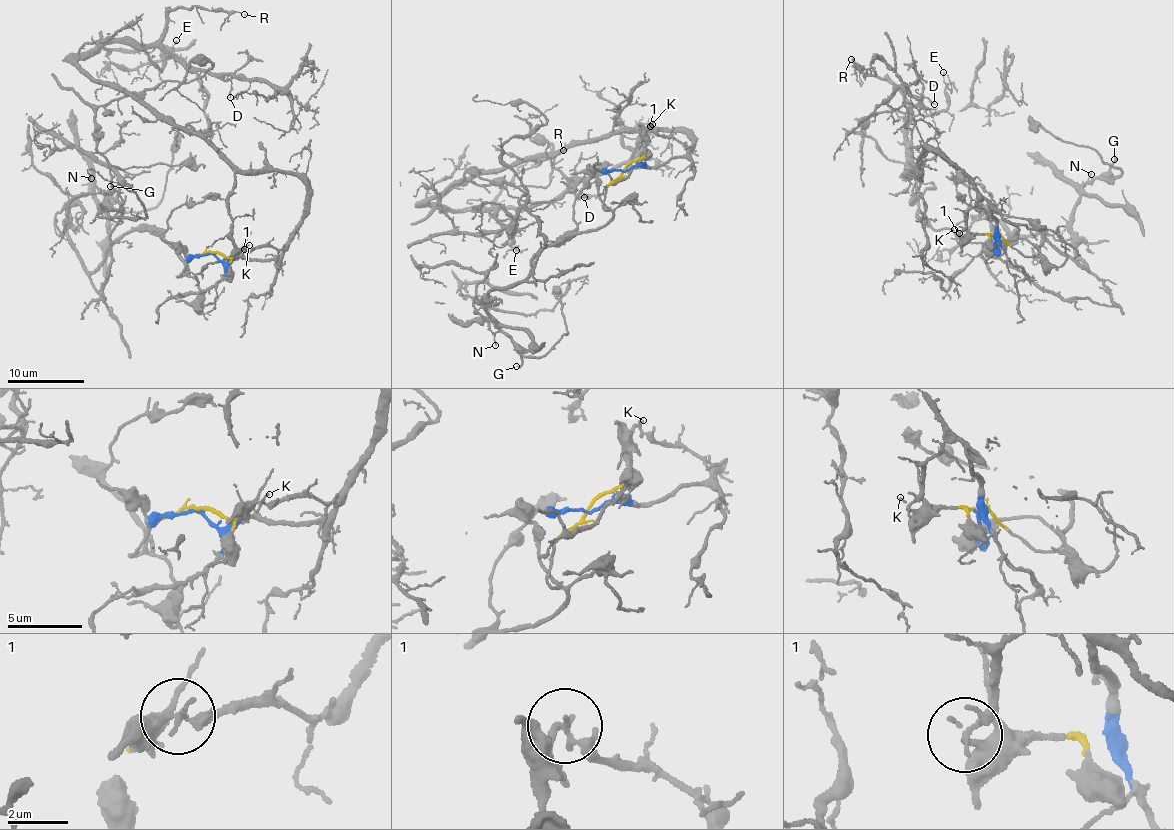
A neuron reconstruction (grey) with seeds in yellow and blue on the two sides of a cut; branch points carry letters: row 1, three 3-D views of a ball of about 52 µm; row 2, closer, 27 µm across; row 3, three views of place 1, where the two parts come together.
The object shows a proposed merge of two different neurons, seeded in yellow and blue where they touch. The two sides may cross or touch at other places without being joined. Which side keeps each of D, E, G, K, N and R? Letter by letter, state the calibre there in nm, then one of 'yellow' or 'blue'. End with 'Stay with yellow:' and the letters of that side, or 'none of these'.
D: 140 nm | blue
E: 100 nm | blue
G: 200 nm | yellow
K: 100 nm | yellow
N: 100 nm | yellow
R: 50 nm | blue
Stay with yellow: G, K, N

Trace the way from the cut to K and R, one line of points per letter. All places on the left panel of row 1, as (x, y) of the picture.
K: (211, 254), (233, 257), (239, 249), (249, 245)
R: (211, 254), (273, 259), (301, 179), (236, 169), (77, 62), (147, 46), (176, 6), (245, 15)

